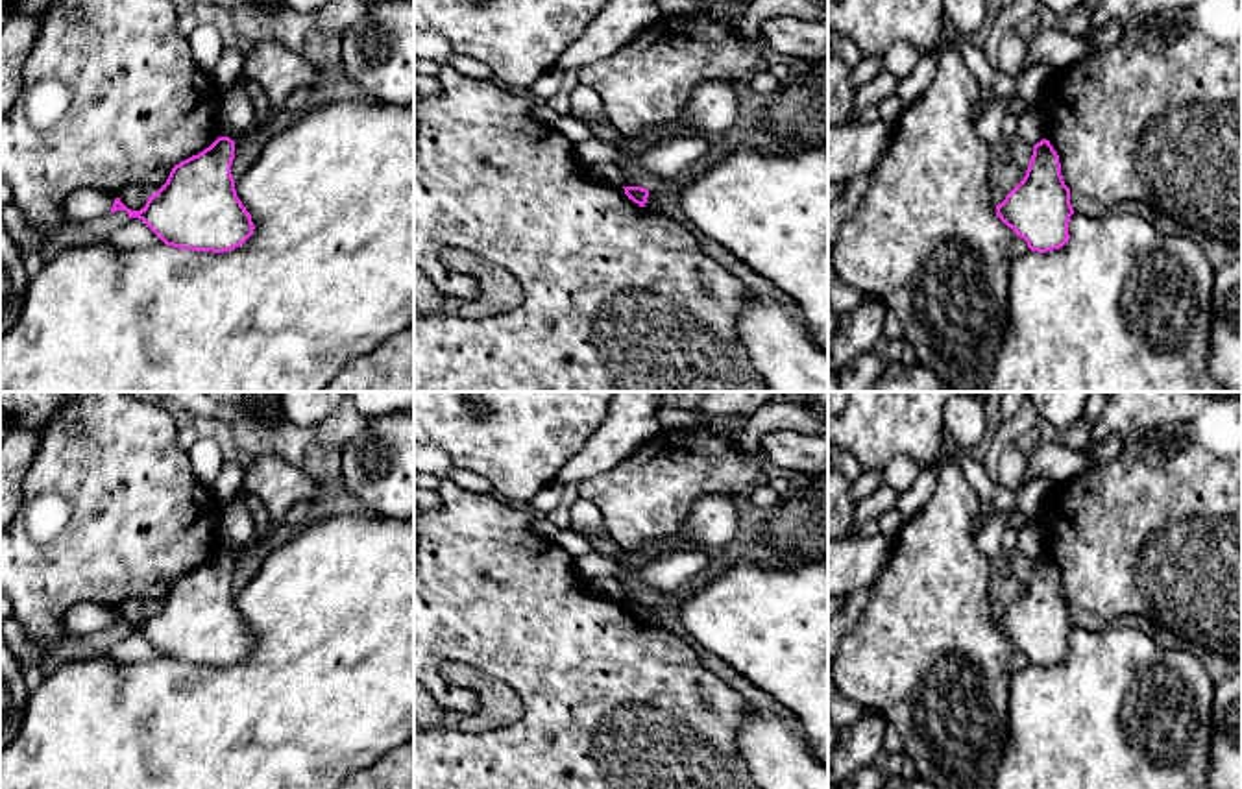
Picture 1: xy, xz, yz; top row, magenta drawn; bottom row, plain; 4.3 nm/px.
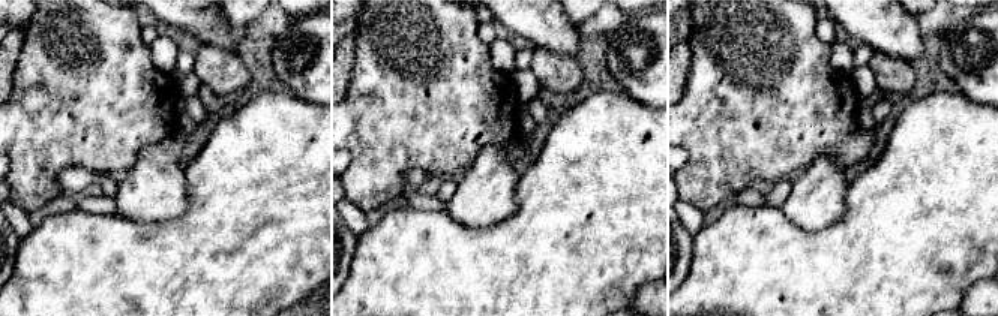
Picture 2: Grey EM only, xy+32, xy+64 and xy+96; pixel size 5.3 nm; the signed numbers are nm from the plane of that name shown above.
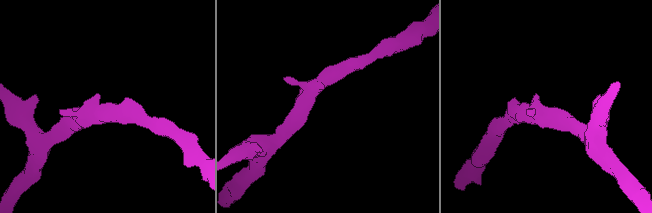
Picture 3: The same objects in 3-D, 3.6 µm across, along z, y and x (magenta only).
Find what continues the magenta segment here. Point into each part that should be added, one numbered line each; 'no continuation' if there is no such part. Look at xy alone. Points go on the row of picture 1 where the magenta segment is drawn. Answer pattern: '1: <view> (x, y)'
no continuation

